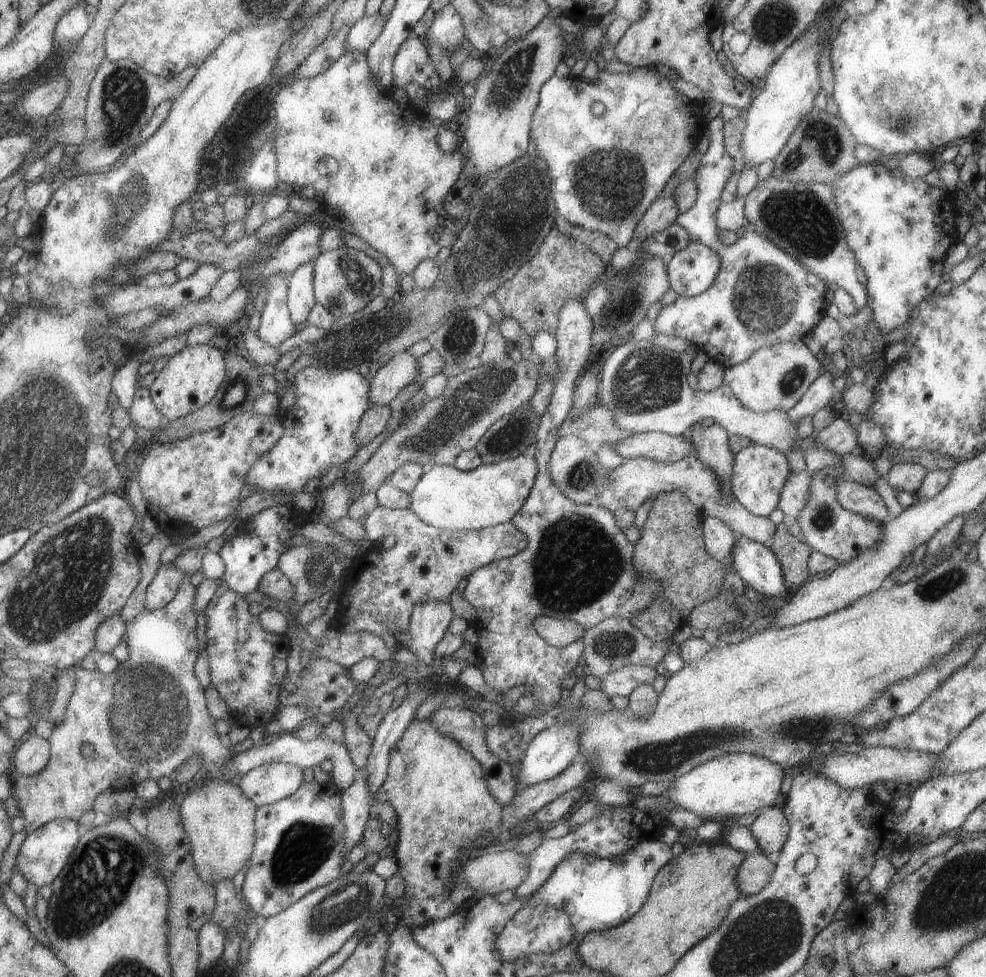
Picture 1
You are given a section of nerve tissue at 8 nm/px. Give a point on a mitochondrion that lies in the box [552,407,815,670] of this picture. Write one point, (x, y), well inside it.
(615, 644)

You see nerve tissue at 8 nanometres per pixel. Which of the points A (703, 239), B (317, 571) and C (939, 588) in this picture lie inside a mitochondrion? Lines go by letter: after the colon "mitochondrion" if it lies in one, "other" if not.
A: other
B: mitochondrion
C: mitochondrion

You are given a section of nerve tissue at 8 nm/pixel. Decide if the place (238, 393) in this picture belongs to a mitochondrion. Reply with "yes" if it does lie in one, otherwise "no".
yes

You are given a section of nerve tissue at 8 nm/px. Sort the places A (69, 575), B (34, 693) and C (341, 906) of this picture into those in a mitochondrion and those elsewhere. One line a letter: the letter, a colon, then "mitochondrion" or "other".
A: mitochondrion
B: mitochondrion
C: mitochondrion

